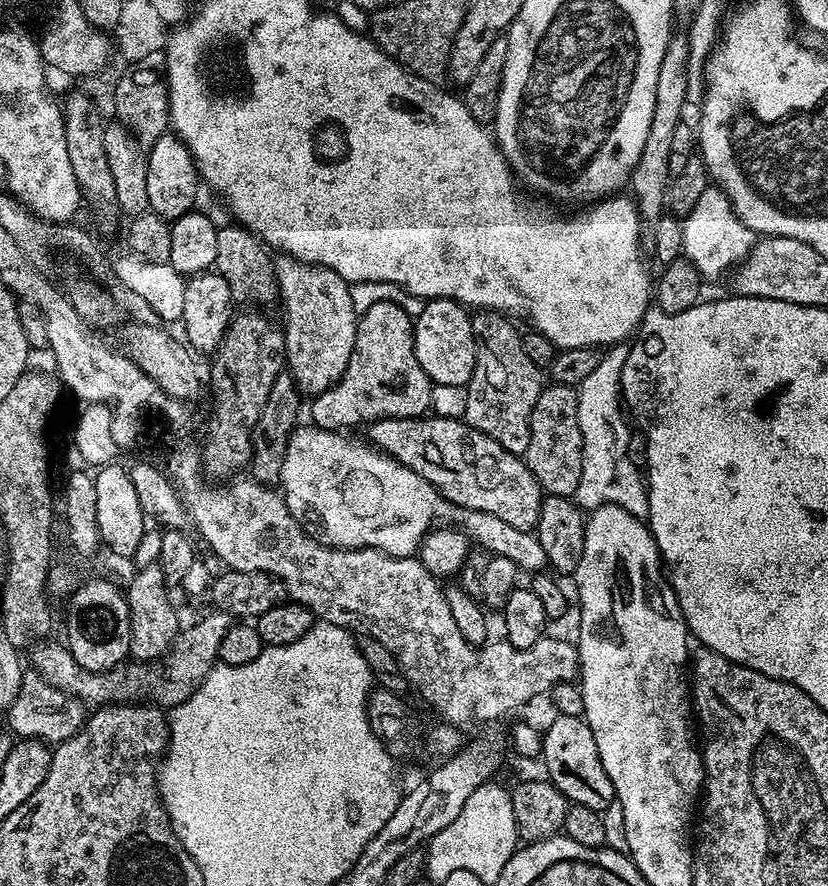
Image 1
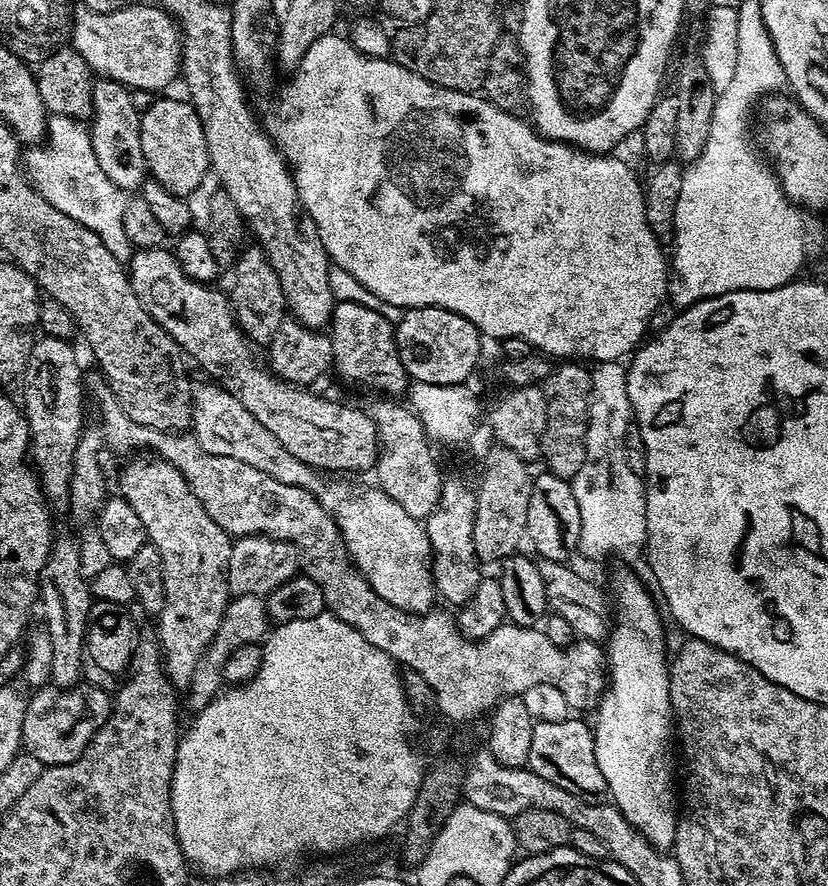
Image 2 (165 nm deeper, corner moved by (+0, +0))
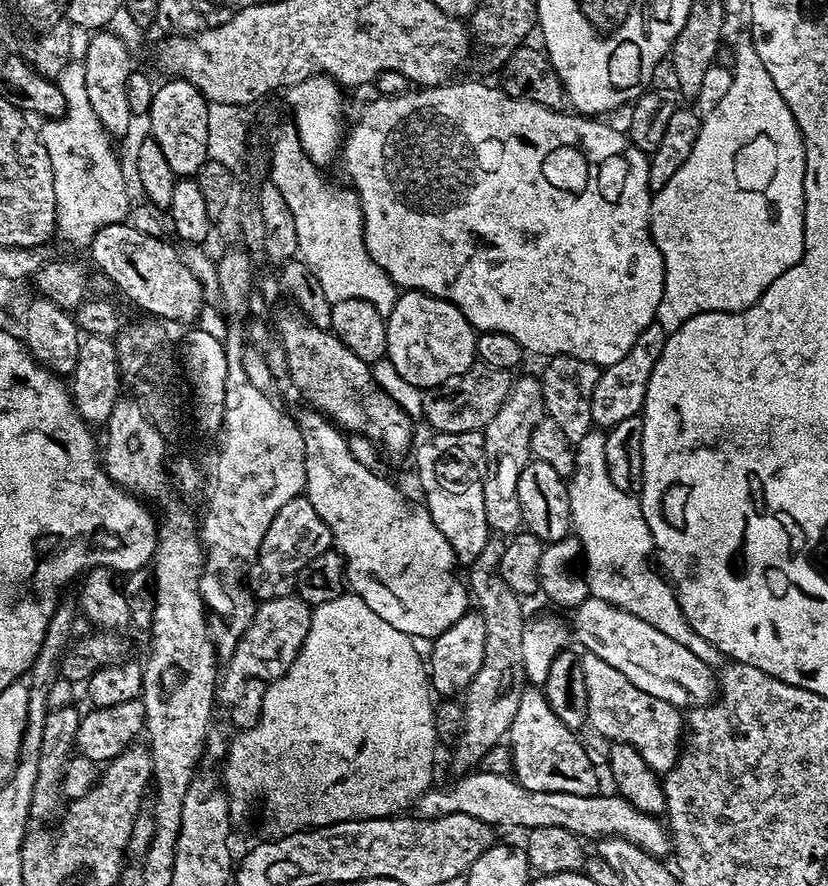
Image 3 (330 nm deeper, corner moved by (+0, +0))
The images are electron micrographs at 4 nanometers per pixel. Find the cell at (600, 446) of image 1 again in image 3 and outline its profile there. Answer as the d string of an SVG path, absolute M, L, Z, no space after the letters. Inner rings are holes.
M603 431L588 432L586 438L575 445L576 469L568 480L572 527L584 547L582 559L589 593L634 614L636 618L642 618L642 622L650 622L650 626L662 630L662 634L698 654L698 658L712 669L719 669L726 657L713 644L706 642L694 626L690 626L672 585L654 567L650 559L654 552L650 526L646 526L639 499L633 493L614 486L611 481L613 472L608 468L606 444Z

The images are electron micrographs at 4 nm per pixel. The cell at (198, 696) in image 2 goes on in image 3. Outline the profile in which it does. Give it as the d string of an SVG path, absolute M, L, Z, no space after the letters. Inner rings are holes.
M297 594L286 596L273 596L264 598L256 605L256 612L244 633L237 643L237 648L232 656L227 657L222 668L222 677L218 682L218 700L224 706L230 706L238 694L242 692L242 686L251 680L263 680L271 682L286 674L294 662L294 658L300 652L302 642L310 630L313 606Z

